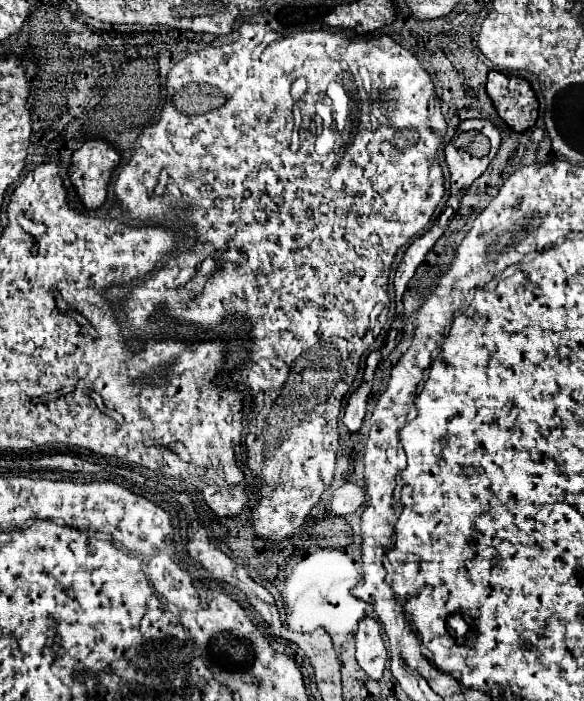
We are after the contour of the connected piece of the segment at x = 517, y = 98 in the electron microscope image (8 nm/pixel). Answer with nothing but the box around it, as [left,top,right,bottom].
[486,70,538,132]

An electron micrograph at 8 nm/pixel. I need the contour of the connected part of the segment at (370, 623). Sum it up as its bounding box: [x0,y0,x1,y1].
[356,618,388,680]

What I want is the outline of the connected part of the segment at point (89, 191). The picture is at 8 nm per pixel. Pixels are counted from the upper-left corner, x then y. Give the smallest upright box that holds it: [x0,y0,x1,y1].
[70,140,120,208]

